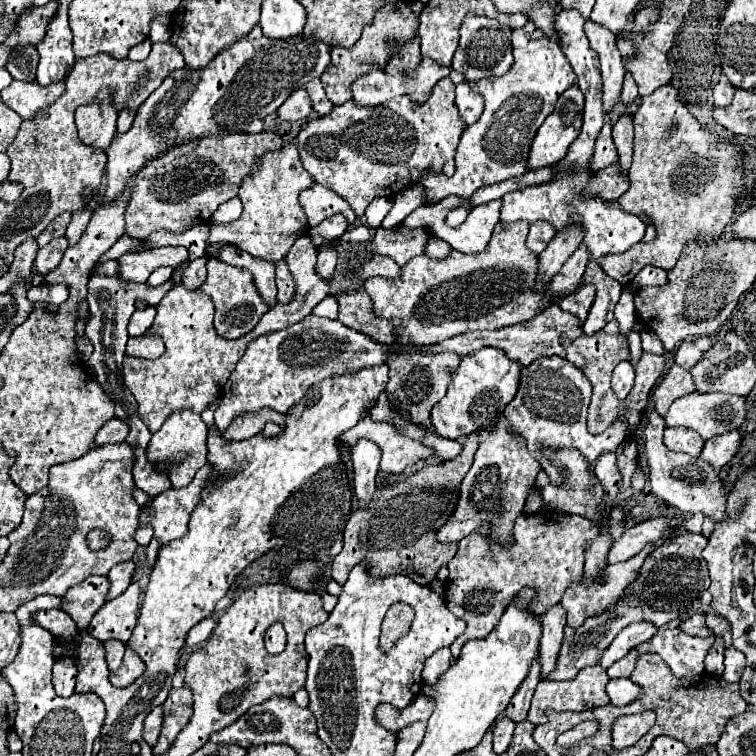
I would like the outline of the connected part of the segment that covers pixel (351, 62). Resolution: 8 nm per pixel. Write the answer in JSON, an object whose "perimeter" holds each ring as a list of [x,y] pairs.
{"perimeter":[[[386,4],[384,8],[380,8],[378,14],[374,14],[372,24],[362,30],[360,40],[352,48],[336,46],[330,50],[332,60],[320,76],[322,86],[328,94],[328,100],[332,104],[348,102],[352,98],[350,86],[358,76],[366,74],[370,68],[384,68],[386,66],[386,60],[390,58],[390,48],[386,46],[386,42],[390,38],[396,38],[398,42],[406,42],[416,34],[416,30],[418,30],[418,12],[410,4]]]}

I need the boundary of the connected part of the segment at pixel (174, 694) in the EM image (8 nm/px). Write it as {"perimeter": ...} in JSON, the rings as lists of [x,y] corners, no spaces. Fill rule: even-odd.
{"perimeter":[[[184,684],[182,688],[172,688],[166,702],[164,702],[164,726],[156,746],[152,748],[154,754],[164,754],[172,742],[176,740],[178,732],[188,724],[192,716],[192,692]]]}

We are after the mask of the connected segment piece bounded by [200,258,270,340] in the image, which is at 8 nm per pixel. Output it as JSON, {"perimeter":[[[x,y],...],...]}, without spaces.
{"perimeter":[[[216,258],[208,260],[208,278],[206,282],[200,286],[202,292],[206,292],[216,306],[216,318],[214,318],[214,330],[218,336],[222,338],[240,338],[244,334],[248,334],[260,320],[260,316],[270,310],[270,306],[262,300],[262,296],[256,290],[254,278],[250,276],[250,272],[224,264]]]}

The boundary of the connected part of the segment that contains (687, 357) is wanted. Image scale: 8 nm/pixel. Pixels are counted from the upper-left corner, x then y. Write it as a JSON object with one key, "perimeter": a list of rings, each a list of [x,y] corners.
{"perimeter":[[[686,340],[686,342],[680,344],[680,348],[676,352],[676,364],[690,370],[690,368],[694,368],[694,364],[698,364],[698,360],[702,360],[702,356],[704,356],[704,352],[700,352],[694,346],[694,342]]]}

